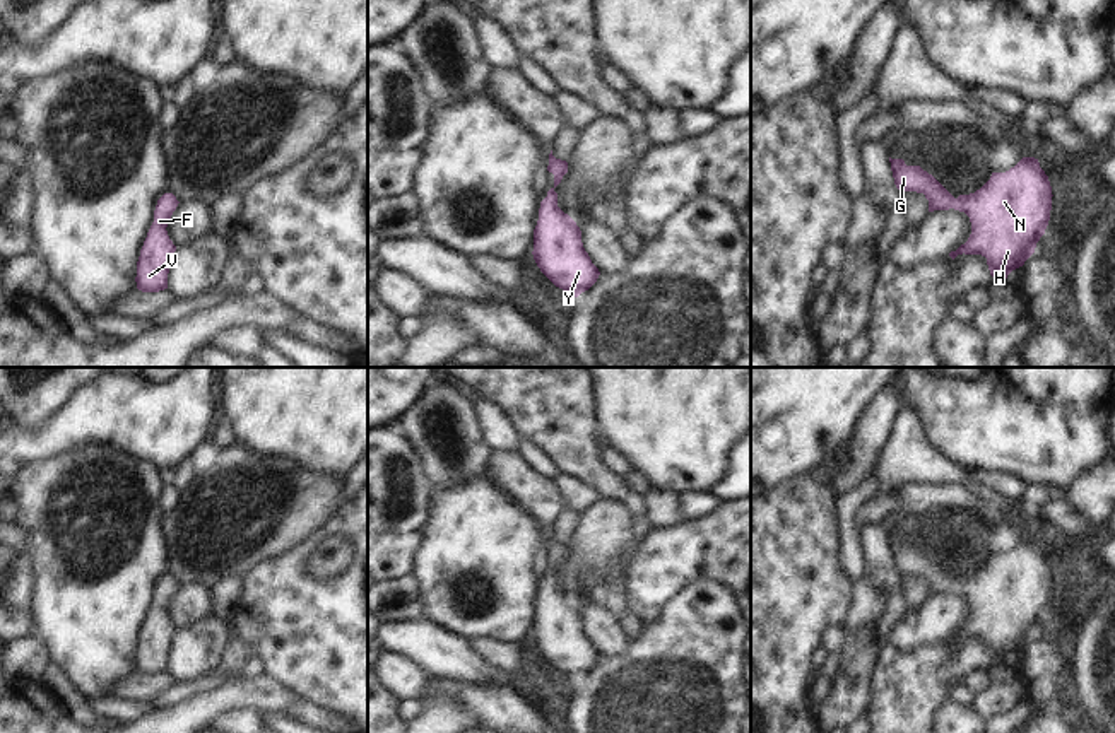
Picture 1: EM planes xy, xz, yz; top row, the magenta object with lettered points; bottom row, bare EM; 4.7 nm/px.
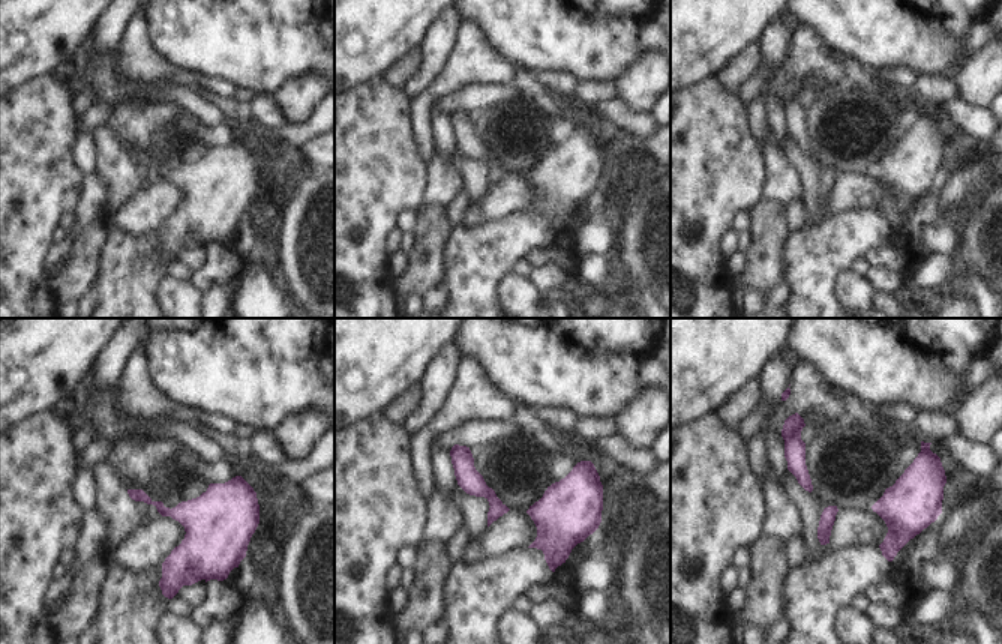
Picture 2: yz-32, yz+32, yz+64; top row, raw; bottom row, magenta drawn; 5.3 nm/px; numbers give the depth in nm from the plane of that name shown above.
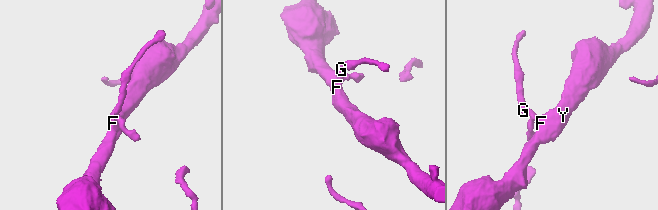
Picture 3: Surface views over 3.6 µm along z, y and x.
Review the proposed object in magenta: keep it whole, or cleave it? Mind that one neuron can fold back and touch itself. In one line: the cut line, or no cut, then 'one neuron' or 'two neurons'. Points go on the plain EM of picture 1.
no cut; one neuron

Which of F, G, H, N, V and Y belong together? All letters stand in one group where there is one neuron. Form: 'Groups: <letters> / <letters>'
Groups: F G H N V Y

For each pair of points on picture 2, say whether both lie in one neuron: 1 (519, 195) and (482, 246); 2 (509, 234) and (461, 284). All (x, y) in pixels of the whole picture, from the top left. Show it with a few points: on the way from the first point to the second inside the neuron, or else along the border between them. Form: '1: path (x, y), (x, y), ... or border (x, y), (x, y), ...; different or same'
1: border (527, 210), (518, 210), (468, 227); different
2: path (497, 246), (473, 272); same

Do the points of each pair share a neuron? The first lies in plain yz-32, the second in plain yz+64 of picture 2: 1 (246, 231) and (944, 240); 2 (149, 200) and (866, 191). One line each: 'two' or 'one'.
1: one
2: one

